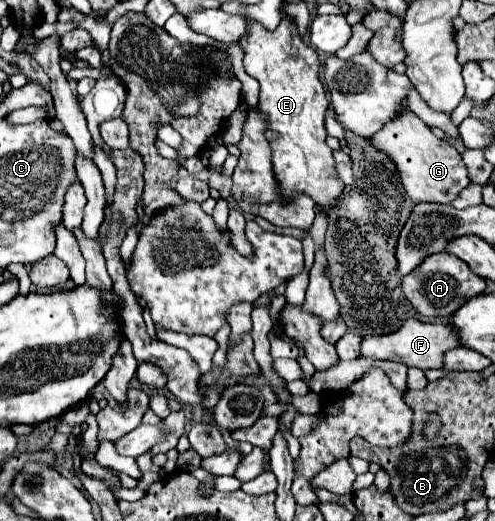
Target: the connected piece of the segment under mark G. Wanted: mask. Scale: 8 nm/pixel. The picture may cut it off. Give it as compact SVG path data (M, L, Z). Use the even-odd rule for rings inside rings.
M404 108L398 118L386 122L382 130L370 138L370 144L378 152L382 152L390 162L394 162L404 190L416 204L418 202L450 204L458 196L458 192L470 184L460 152L452 144L436 138L432 130L408 108Z

